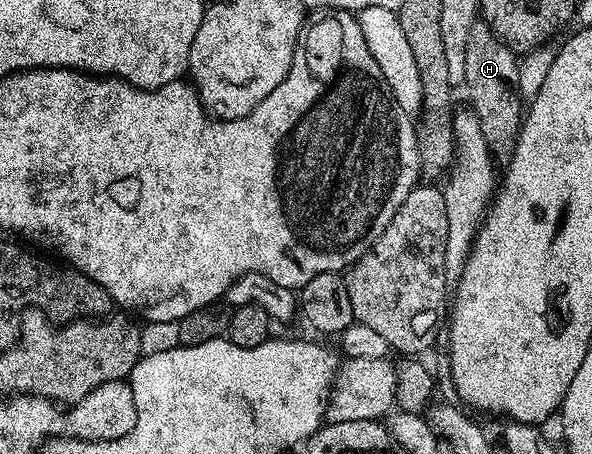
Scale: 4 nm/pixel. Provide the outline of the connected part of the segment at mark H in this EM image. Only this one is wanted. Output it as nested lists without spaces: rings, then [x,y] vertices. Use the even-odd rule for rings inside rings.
[[[484,21],[474,22],[471,37],[467,37],[463,87],[464,90],[469,90],[468,106],[479,121],[489,151],[501,165],[508,163],[512,157],[523,122],[523,103],[521,107],[521,99],[517,96],[517,82],[521,79],[517,59],[515,52],[506,43],[501,42]]]

